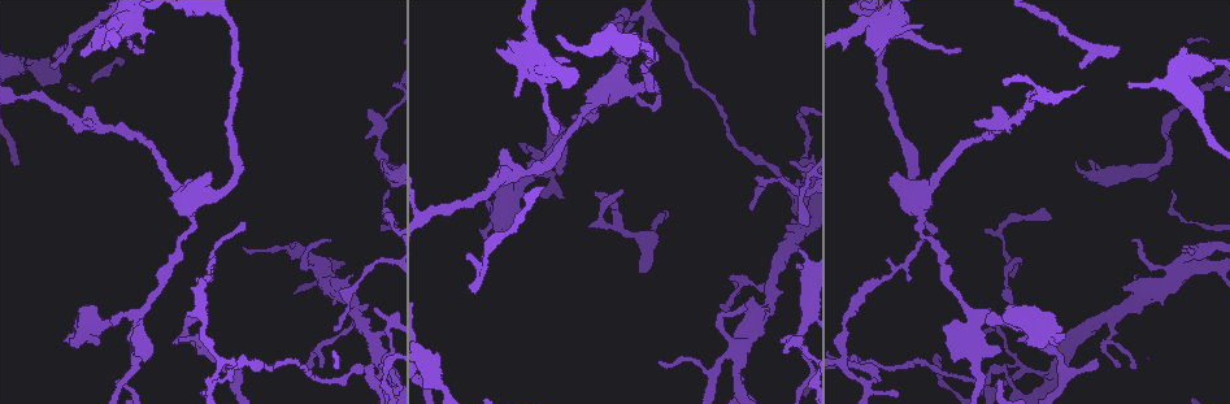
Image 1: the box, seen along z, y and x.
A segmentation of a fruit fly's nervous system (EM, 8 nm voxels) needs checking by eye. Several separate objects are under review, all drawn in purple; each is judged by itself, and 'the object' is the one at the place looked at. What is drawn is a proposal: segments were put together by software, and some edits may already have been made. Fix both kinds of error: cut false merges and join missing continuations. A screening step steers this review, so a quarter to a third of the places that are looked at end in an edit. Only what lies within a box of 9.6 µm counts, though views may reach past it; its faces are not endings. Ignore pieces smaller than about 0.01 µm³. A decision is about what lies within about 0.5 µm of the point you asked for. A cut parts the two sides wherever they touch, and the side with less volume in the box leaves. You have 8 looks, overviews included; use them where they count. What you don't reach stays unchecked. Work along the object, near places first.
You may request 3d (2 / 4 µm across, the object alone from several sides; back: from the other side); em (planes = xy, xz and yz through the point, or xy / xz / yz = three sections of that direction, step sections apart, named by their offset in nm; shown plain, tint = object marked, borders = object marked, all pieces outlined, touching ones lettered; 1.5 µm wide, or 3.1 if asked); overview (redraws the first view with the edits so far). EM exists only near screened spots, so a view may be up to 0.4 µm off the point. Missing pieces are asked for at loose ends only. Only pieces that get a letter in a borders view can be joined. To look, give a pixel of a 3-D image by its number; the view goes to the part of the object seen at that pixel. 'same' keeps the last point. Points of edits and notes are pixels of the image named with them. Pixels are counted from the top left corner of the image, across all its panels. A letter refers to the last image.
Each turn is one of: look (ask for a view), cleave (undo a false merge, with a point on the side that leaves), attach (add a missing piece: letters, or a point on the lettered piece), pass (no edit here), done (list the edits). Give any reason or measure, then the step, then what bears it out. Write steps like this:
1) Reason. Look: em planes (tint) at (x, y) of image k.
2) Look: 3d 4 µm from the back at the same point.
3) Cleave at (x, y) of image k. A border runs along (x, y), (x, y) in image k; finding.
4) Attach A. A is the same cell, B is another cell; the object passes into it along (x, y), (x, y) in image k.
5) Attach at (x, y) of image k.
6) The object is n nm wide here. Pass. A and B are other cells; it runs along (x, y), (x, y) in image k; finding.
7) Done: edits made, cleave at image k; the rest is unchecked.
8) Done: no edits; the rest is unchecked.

Sharp bend. Look: em planes (tint) at (800, 111) of image 1.

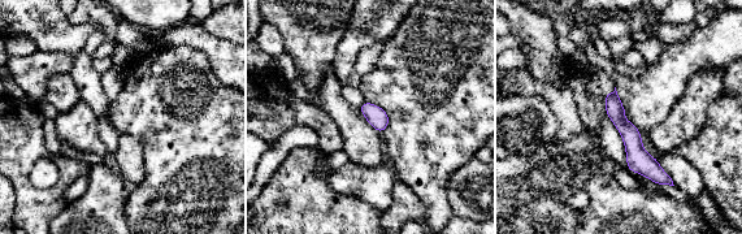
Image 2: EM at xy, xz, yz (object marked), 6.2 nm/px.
Look: em planes (borders) at the same point.

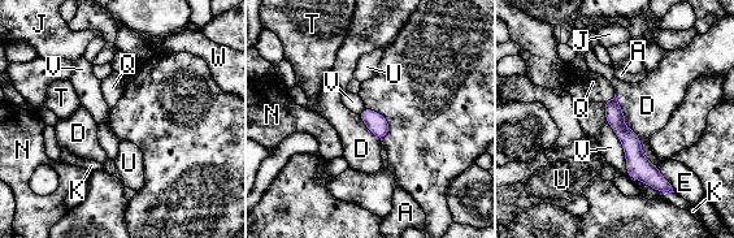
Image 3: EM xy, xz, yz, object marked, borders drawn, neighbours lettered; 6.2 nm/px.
Pass. A, D, E, J, K, N, Q, T, U, V and W are other cells; it runs along (608, 103), (634, 158), (664, 186) in image 3; all the same neuron.

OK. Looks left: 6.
Branch stops here. Look: 3d 4 µm at (622, 190) of image 1.

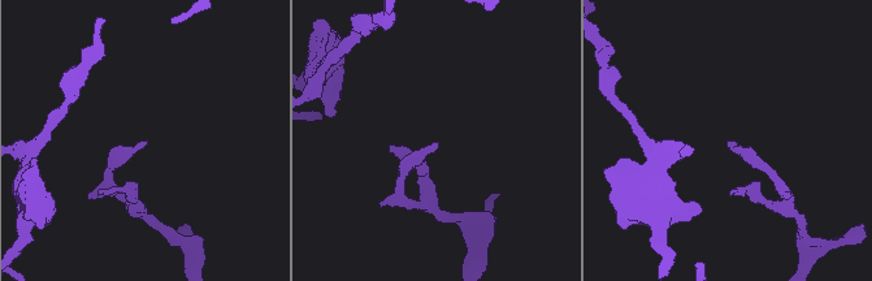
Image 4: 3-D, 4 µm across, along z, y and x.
Need the tissue. Look: em xz step 4 (tint) at (435, 144) of image 4.

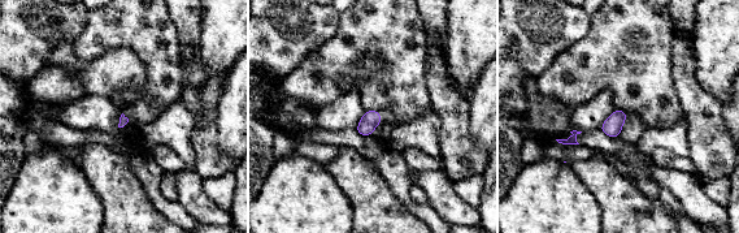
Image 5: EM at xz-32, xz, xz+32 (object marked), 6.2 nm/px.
Look: em planes (borders) at the same point.

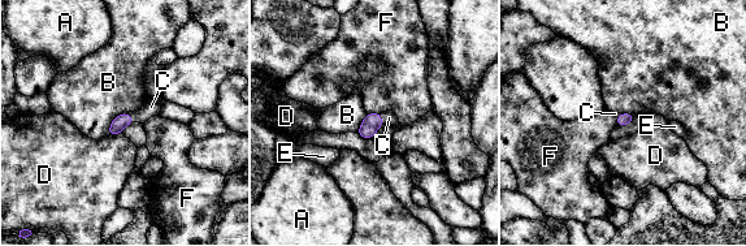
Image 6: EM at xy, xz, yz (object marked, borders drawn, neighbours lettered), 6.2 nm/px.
Attach C. C is the same cell, A, B, D, E and F are other cells; the object passes into it along (372, 122), (381, 119), (389, 117) in image 6; it goes on there.

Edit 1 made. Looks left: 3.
Tapers out. Look: em planes (borders) at (56, 48) of image 1.

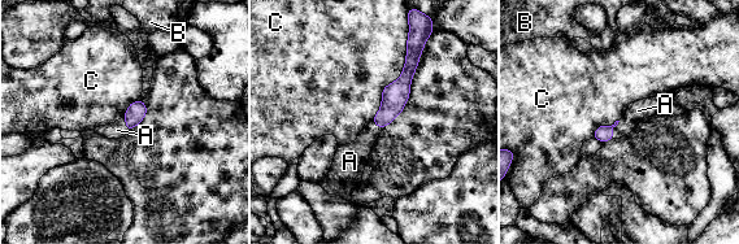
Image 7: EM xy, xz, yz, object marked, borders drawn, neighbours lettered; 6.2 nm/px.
Attach A. A is the same cell, B and C are other cells; the object passes into it along (603, 134), (612, 130), (638, 110) in image 7; it goes on there.

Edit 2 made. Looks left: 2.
Done: edits made, attach at image 6, attach at image 7; the rest is unchecked.

